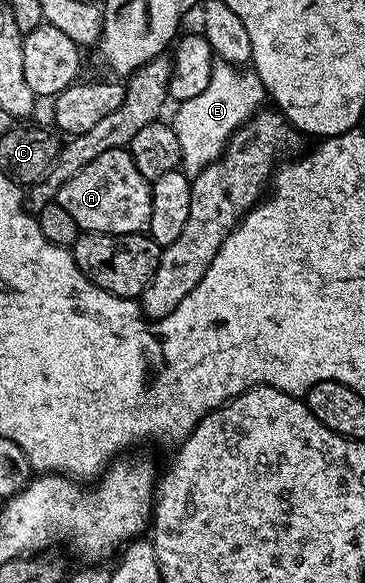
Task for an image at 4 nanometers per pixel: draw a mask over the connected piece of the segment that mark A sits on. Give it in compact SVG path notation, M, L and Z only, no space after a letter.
M119 147L94 157L86 169L74 173L58 189L54 200L79 225L81 232L101 231L107 235L139 235L147 232L150 225L152 185L150 180L138 173L131 150Z

